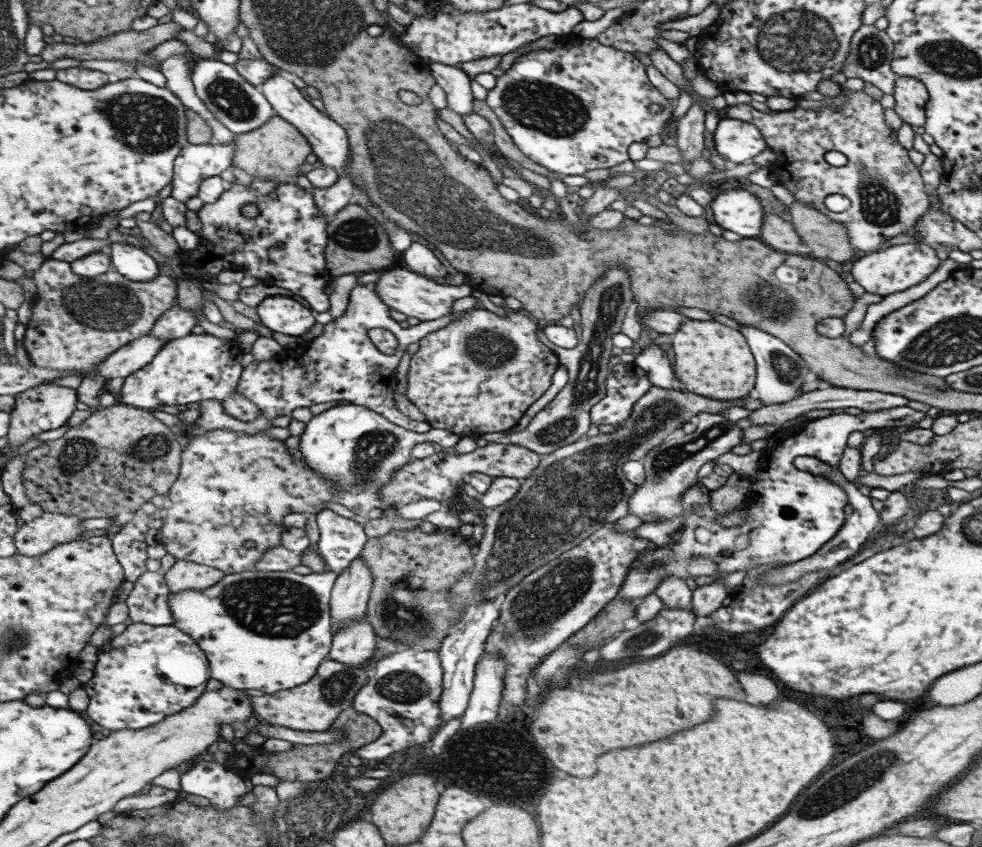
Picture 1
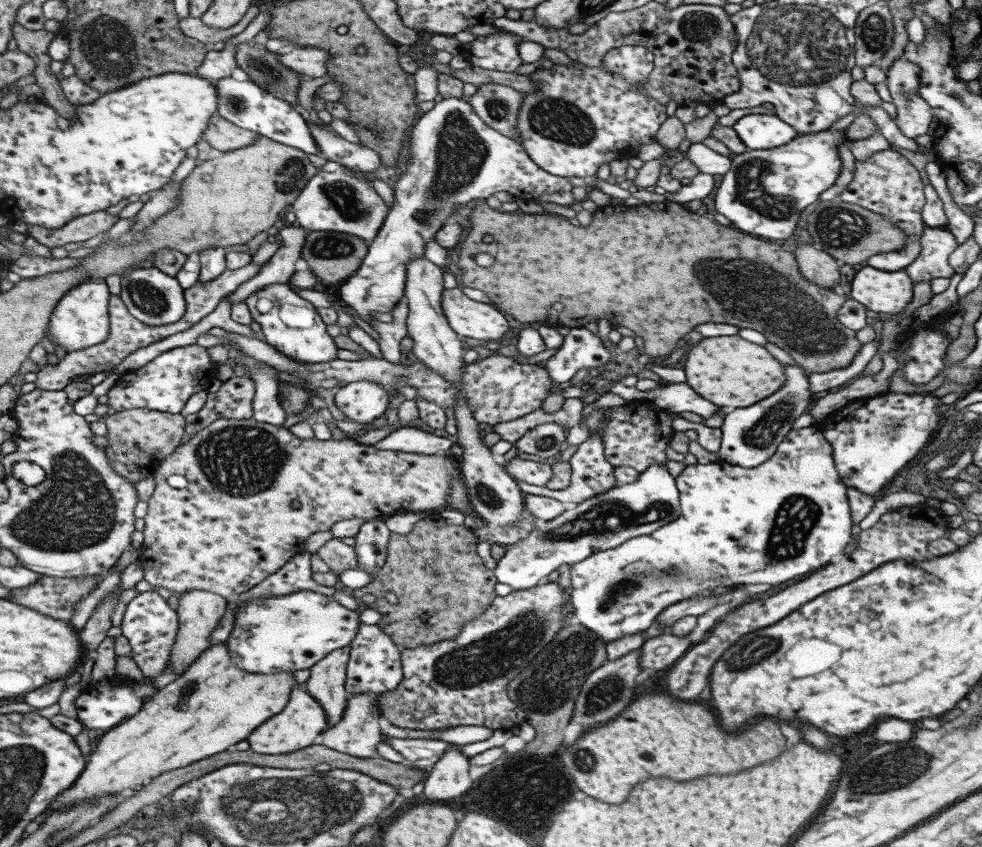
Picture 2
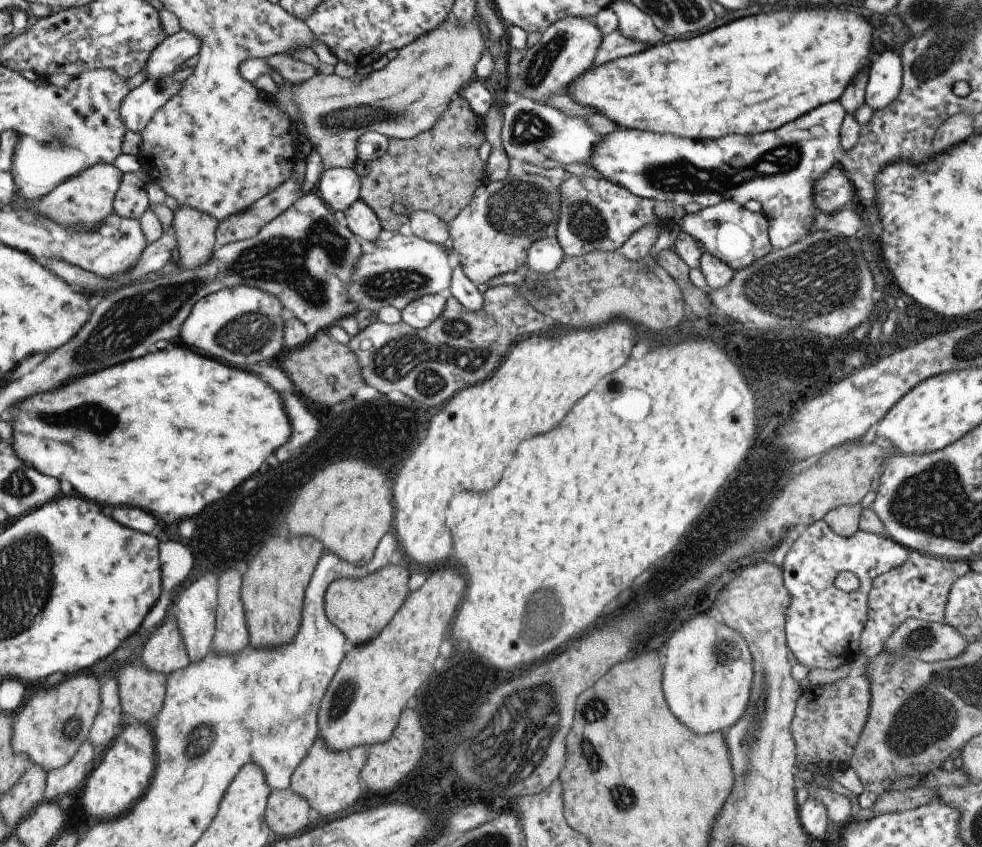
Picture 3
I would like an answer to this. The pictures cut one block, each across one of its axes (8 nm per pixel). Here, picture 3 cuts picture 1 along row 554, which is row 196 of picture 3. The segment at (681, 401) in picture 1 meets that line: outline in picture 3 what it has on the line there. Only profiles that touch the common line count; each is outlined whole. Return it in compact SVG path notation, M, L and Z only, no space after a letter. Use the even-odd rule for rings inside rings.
M530 173L522 176L508 175L502 181L489 181L478 187L460 214L449 224L449 237L452 238L451 251L463 273L478 286L490 281L499 274L516 271L527 260L528 247L538 239L554 237L560 210L559 184L565 180L553 180Z

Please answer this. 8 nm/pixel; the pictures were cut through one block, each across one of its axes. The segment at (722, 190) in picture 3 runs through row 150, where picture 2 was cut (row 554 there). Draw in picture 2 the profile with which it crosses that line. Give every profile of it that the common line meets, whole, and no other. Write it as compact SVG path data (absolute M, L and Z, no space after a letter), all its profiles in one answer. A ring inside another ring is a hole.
M814 426L792 430L778 445L772 458L756 468L744 468L732 466L728 462L714 462L710 464L694 464L686 466L679 476L675 478L678 490L679 501L681 502L681 513L674 522L658 528L652 534L638 536L620 544L616 548L609 548L602 552L596 552L588 558L584 558L576 564L571 564L569 577L571 578L571 603L575 608L573 616L575 621L582 623L587 629L593 630L606 643L622 638L629 634L645 631L652 626L652 622L667 606L682 602L695 594L703 594L712 590L721 590L735 584L782 584L786 580L796 578L798 574L812 574L828 563L833 562L844 552L844 549L851 542L853 518L847 497L847 486L842 482L841 476L836 472L833 452L826 437L822 436L821 429Z

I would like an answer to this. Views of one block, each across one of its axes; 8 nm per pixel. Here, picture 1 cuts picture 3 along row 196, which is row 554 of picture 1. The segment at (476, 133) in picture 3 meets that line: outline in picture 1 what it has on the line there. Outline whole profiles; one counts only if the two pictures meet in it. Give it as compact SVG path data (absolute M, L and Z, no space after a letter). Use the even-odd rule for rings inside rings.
M418 526L412 530L392 530L385 536L379 538L368 538L360 556L368 565L368 568L370 569L370 572L373 576L373 587L371 588L369 601L367 602L365 619L372 625L372 628L374 628L375 634L378 637L392 637L393 639L400 641L401 644L406 644L406 647L412 647L413 649L416 648L422 651L434 651L435 649L440 648L440 644L443 641L443 638L447 634L450 634L450 629L455 629L457 626L462 624L464 620L467 619L470 608L464 606L454 607L457 606L457 604L451 604L451 602L449 602L449 588L456 581L459 581L464 575L467 575L466 572L470 571L475 563L472 545L466 543L466 539L467 538L463 537L459 530L456 528L438 529L436 532L432 532L432 534L426 534L422 532Z

